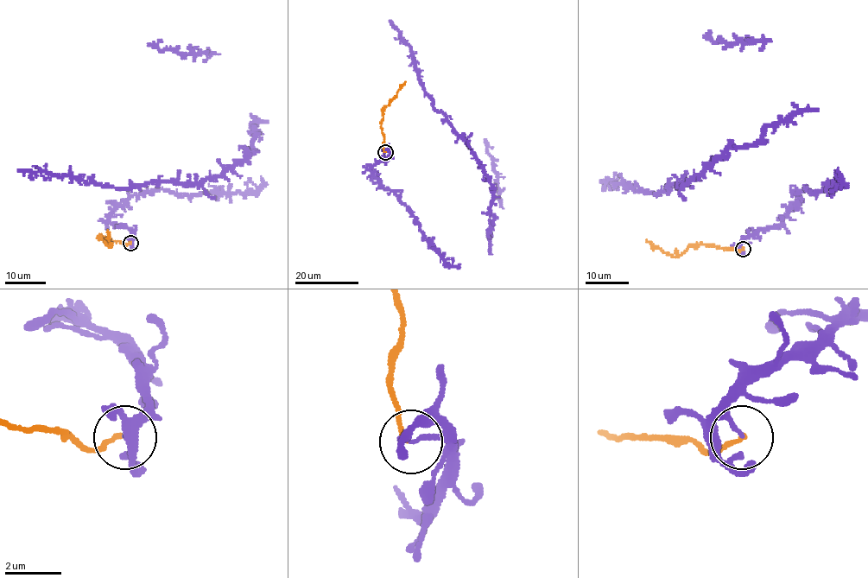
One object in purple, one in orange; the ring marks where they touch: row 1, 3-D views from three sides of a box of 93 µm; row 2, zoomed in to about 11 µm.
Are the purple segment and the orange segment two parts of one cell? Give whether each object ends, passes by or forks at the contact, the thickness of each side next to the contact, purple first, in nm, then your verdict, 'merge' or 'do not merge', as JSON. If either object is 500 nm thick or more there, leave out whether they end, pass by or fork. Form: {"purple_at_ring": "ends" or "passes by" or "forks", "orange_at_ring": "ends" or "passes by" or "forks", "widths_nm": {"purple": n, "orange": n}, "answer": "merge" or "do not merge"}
{"purple_at_ring": "ends", "orange_at_ring": "ends", "widths_nm": {"purple": 150, "orange": 140}, "answer": "do not merge"}

